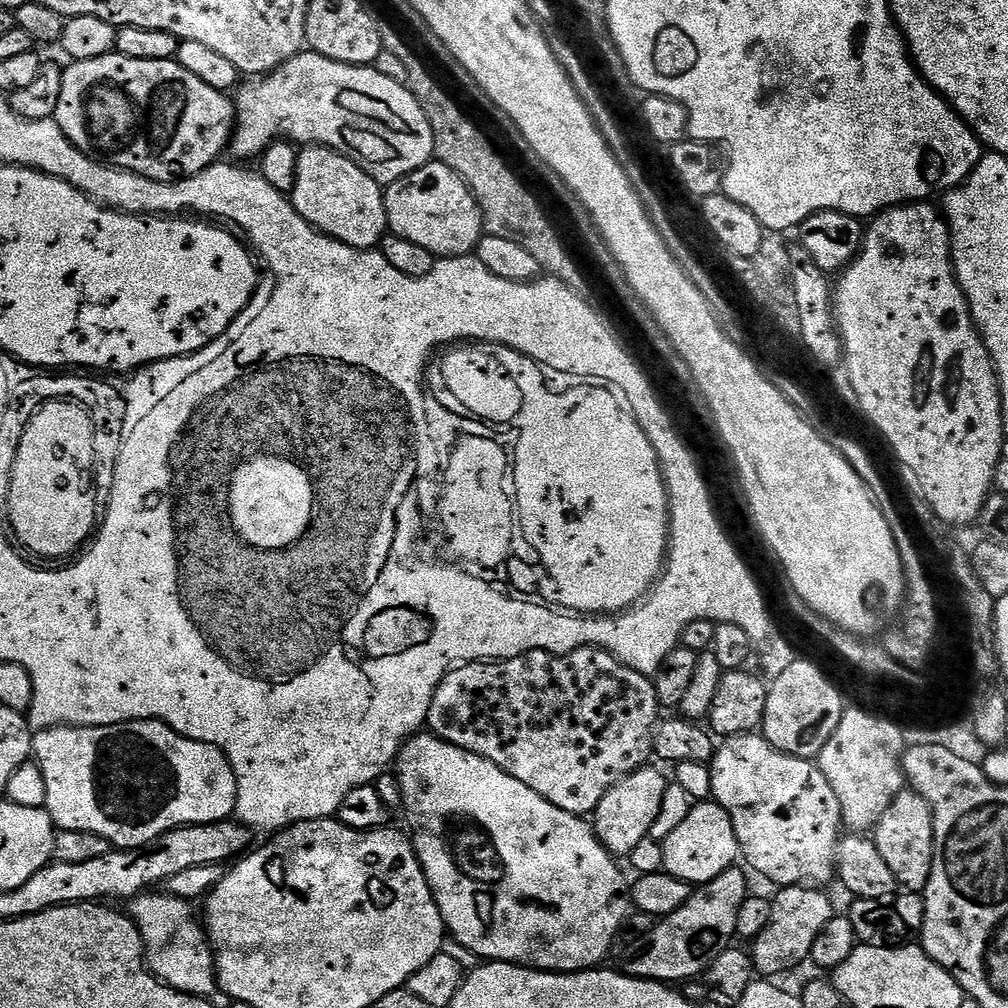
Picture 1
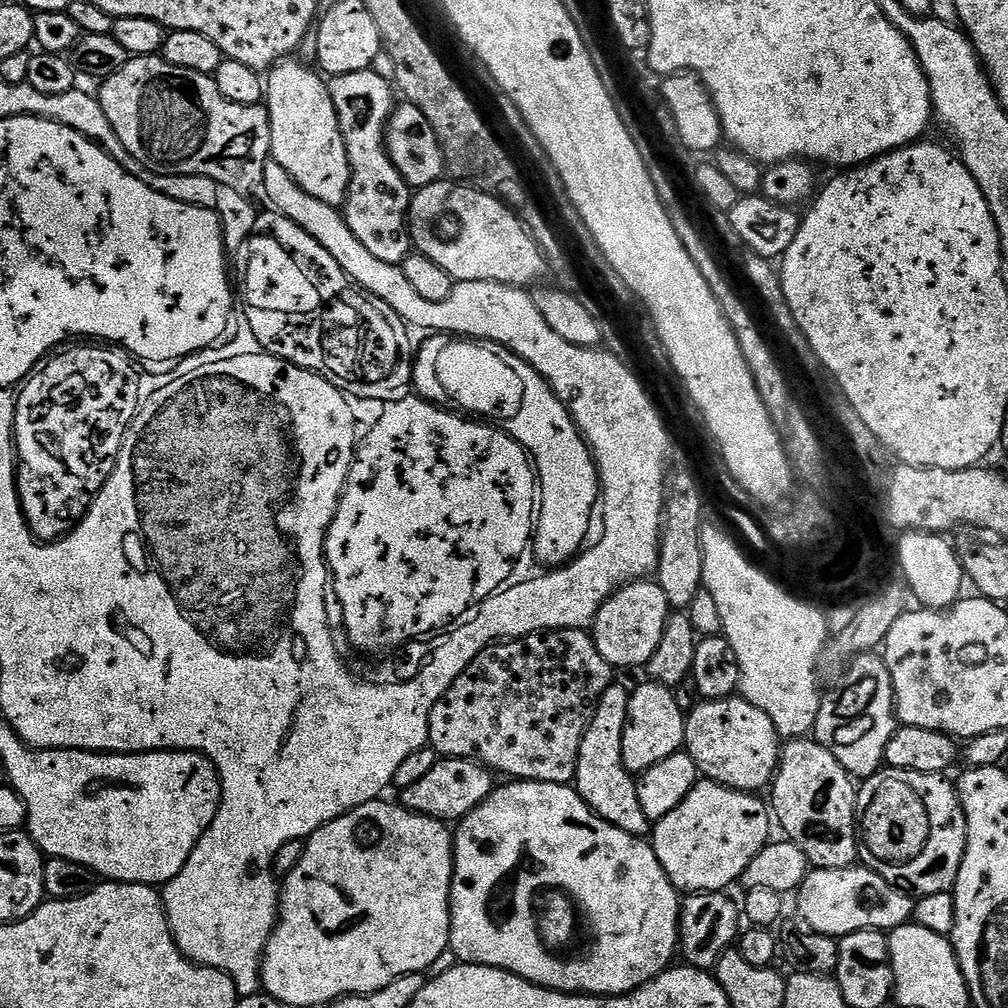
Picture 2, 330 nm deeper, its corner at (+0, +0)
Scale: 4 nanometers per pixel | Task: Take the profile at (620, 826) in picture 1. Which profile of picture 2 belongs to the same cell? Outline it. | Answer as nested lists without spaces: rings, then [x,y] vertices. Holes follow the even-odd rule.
[[[644,682],[628,698],[628,721],[624,727],[622,760],[628,772],[639,774],[658,766],[662,758],[684,748],[684,722],[686,714],[678,708],[675,691],[664,684]]]

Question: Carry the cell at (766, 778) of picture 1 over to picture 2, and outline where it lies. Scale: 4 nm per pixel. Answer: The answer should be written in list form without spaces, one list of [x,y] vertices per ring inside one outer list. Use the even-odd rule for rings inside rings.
[[[743,698],[726,700],[704,700],[687,713],[684,722],[684,748],[690,758],[694,758],[697,773],[703,779],[725,784],[739,792],[759,793],[759,788],[767,789],[771,785],[776,769],[780,766],[782,737],[776,733],[774,722],[758,706]]]

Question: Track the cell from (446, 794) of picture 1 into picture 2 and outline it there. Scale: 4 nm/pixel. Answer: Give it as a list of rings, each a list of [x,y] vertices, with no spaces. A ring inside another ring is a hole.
[[[516,780],[504,783],[508,784],[502,785],[501,788],[499,785],[488,795],[488,799],[483,800],[472,813],[459,821],[454,832],[451,955],[456,955],[455,959],[462,964],[484,964],[488,968],[500,968],[503,972],[513,972],[523,980],[539,984],[542,988],[550,988],[553,992],[586,996],[627,996],[636,988],[641,988],[646,982],[653,980],[657,972],[665,971],[673,963],[672,955],[677,955],[678,952],[682,896],[662,870],[651,843],[639,836],[626,834],[626,830],[618,830],[618,826],[610,826],[610,822],[606,822],[589,808],[588,803],[576,793],[575,787],[537,780]],[[552,888],[561,888],[576,899],[576,904],[584,911],[584,916],[588,919],[588,928],[592,931],[592,941],[585,946],[584,952],[570,957],[569,960],[555,956],[544,945],[545,940],[552,948],[564,948],[576,936],[576,908],[566,893],[555,892]]]

